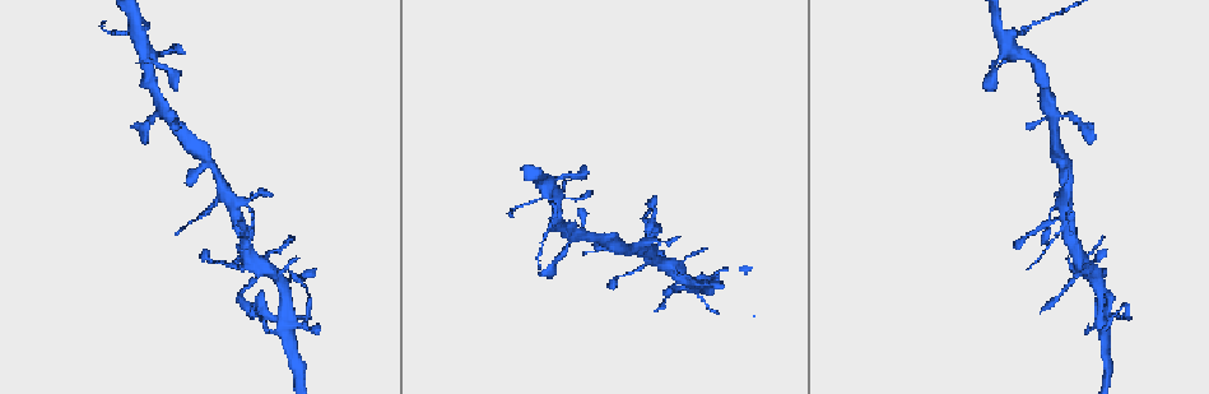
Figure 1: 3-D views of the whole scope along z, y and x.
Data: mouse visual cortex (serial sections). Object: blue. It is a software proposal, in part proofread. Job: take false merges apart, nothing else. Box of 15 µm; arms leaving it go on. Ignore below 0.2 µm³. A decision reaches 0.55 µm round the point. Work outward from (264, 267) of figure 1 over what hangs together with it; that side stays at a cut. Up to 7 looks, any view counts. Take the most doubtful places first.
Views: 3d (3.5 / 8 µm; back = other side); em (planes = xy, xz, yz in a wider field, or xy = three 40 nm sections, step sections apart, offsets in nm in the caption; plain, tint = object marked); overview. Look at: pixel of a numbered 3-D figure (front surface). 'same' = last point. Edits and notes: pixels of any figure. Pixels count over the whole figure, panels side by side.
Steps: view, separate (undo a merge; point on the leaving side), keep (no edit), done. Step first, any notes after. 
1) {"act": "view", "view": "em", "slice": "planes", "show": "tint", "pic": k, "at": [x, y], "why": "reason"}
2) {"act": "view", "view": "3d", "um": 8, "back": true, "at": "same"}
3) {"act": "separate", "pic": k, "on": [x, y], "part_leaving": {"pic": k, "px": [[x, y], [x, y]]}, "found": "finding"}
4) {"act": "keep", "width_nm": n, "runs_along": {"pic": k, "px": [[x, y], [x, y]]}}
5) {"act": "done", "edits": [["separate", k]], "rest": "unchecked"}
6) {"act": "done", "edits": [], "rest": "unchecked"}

{"act": "view", "view": "3d", "um": 3.5, "back": true, "pic": 1, "at": [310, 294]}

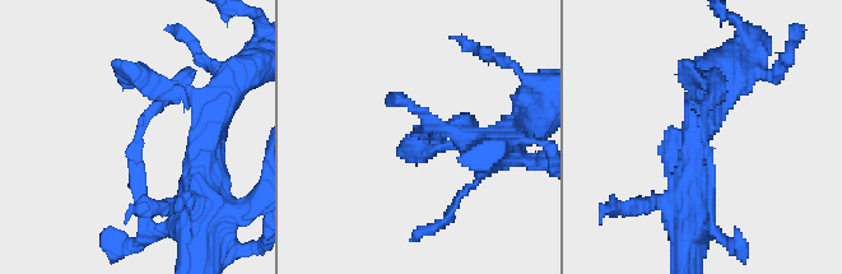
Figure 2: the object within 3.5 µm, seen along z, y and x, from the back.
{"act": "view", "view": "em", "slice": "xy", "step": 3, "show": "tint", "pic": 2, "at": [706, 136], "why": "need the tissue"}

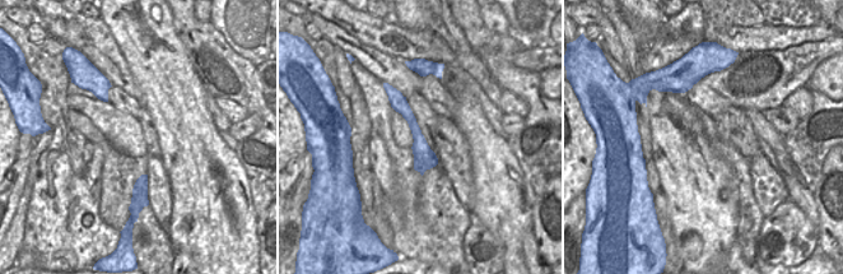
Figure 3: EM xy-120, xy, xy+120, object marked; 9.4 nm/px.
{"act": "keep", "width_nm": 220, "runs_along": {"pic": 2, "px": [[711, 217], [711, 166], [701, 130]]}, "found": "all the same cell"}

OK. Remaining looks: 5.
{"act": "view", "view": "3d", "um": 3.5, "back": true, "pic": 1, "at": [564, 180]}

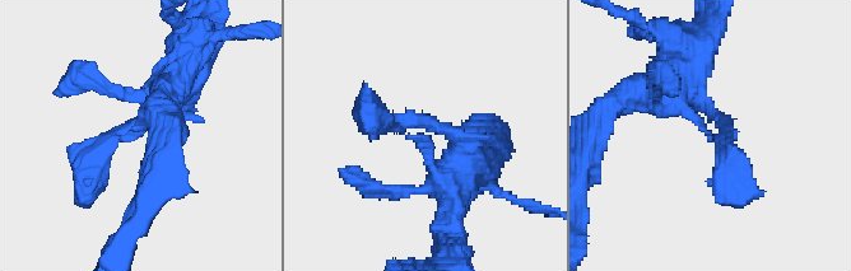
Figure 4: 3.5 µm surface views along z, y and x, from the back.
{"act": "view", "view": "em", "slice": "xy", "step": 3, "show": "tint", "pic": 4, "at": [707, 139], "why": "shape alone is not enough"}

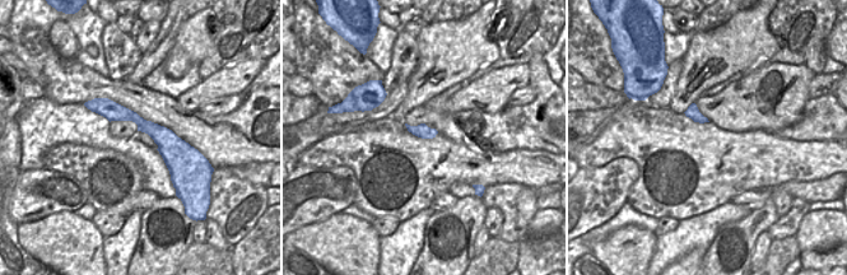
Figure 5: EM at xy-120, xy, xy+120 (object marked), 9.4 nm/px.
{"act": "keep", "runs_along": {"pic": 5, "px": [[98, 101], [150, 127], [173, 176]]}, "found": "continuous, no second cell"}

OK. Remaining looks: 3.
{"act": "view", "view": "3d", "um": 3.5, "pic": 1, "at": [1047, 244], "why": "touches itself"}

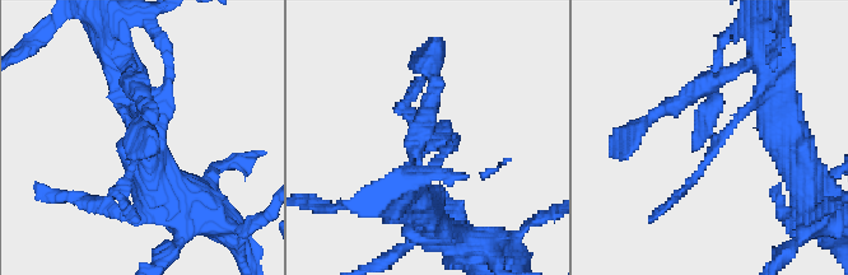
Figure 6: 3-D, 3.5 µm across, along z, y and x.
{"act": "keep", "runs_along": {"pic": 6, "px": [[777, 93], [737, 116], [666, 206]]}, "found": "all the same cell"}

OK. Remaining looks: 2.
{"act": "done", "edits": [], "rest": "unchecked"}

